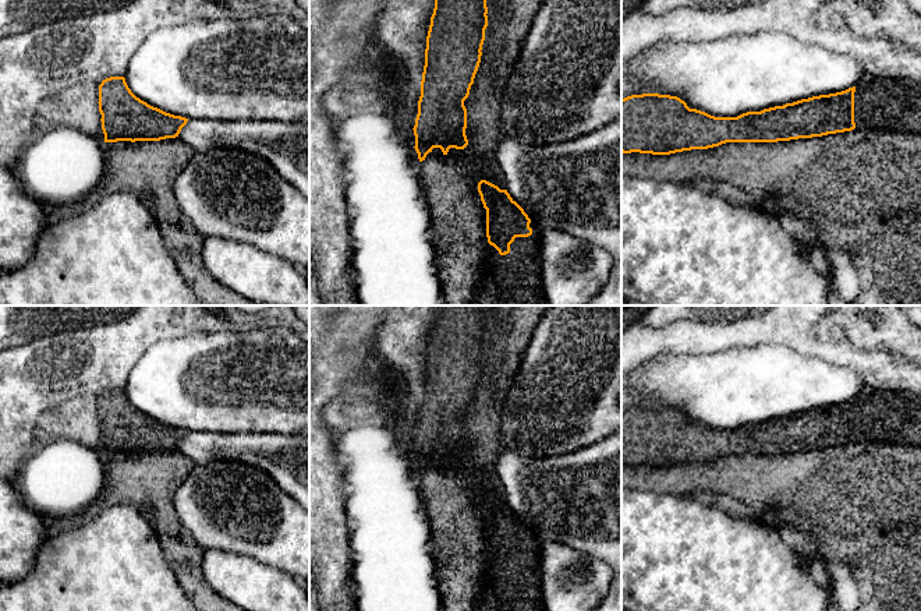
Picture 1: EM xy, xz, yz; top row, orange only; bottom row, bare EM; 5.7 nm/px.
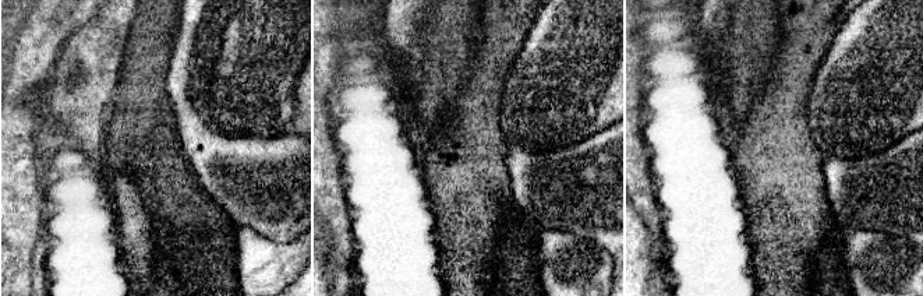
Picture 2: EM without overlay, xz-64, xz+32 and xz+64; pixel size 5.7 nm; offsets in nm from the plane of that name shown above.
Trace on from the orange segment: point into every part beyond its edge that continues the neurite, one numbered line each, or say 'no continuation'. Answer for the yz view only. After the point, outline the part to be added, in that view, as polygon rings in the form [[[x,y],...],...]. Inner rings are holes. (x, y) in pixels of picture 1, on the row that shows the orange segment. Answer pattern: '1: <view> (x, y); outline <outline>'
1: yz (884, 103); outline [[[864,75],[856,84],[854,130],[921,134],[921,84]]]

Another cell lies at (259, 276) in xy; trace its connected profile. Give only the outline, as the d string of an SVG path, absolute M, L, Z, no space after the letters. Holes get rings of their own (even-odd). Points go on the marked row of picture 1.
M205 237L202 258L219 283L254 303L309 306L305 269L284 258L219 237Z

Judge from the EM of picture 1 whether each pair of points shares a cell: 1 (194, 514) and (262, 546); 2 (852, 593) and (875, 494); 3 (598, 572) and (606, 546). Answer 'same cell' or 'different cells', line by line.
1: same cell
2: different cells
3: different cells

